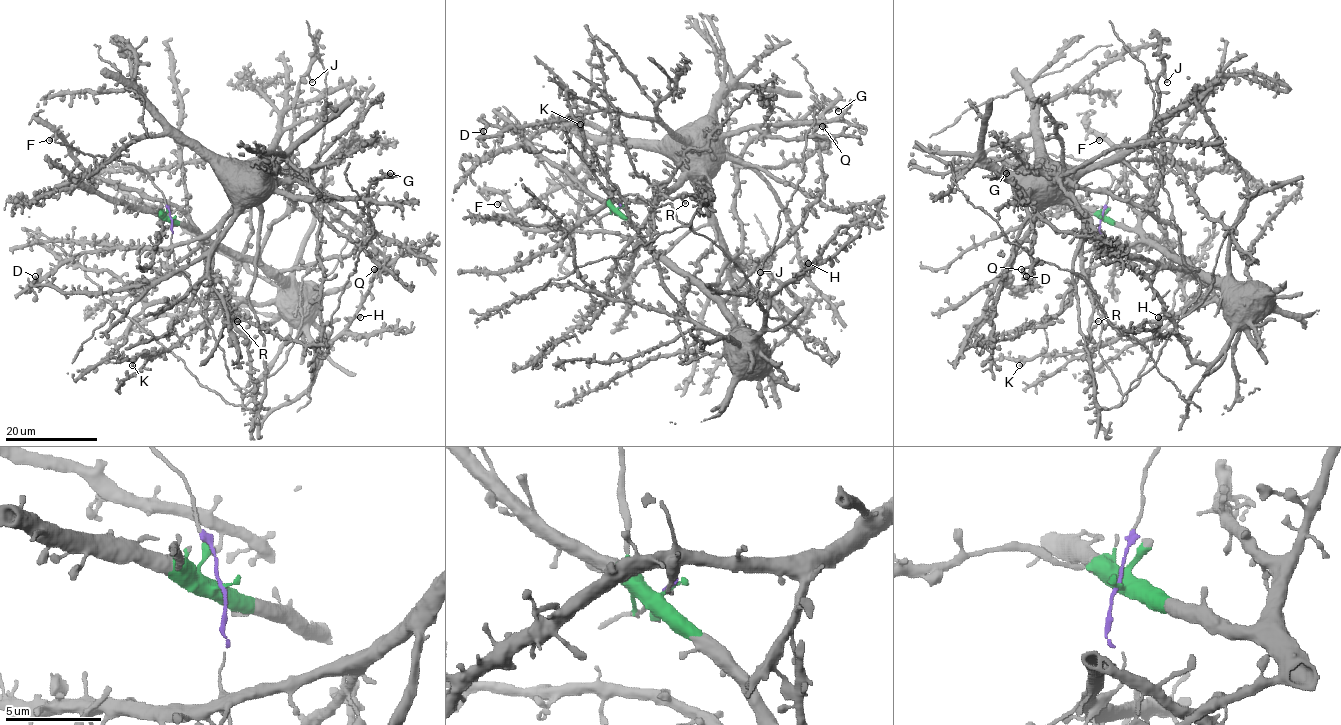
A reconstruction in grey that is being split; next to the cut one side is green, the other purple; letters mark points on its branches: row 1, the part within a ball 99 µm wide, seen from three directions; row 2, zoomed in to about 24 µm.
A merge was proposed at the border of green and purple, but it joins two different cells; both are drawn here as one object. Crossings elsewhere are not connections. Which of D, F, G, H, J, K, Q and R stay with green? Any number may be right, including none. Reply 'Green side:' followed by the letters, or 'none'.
Green side: F, G, H, J, K

